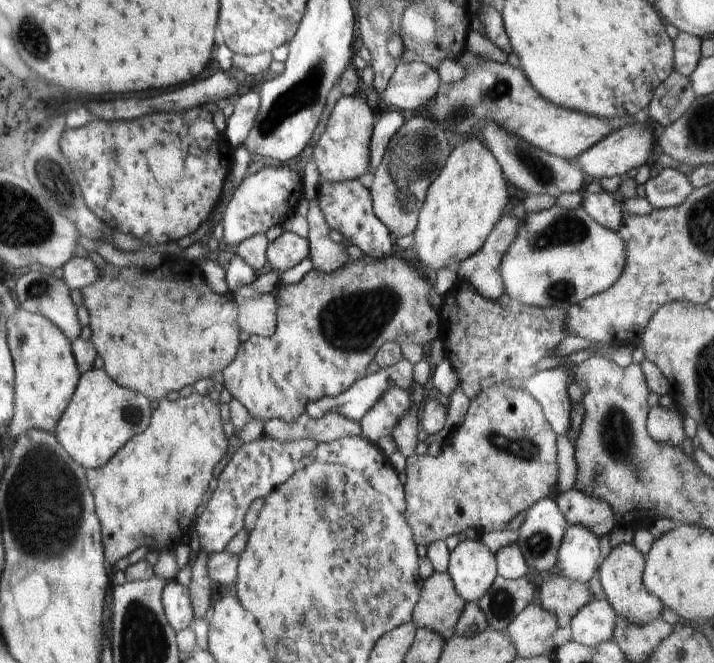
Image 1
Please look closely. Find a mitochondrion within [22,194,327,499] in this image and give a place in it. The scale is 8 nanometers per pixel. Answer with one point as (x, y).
(131, 413)

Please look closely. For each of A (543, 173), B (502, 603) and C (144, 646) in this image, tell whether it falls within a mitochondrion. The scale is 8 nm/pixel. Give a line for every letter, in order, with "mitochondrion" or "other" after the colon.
A: mitochondrion
B: mitochondrion
C: mitochondrion

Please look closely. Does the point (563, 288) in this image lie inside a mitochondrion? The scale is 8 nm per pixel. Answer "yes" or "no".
yes

